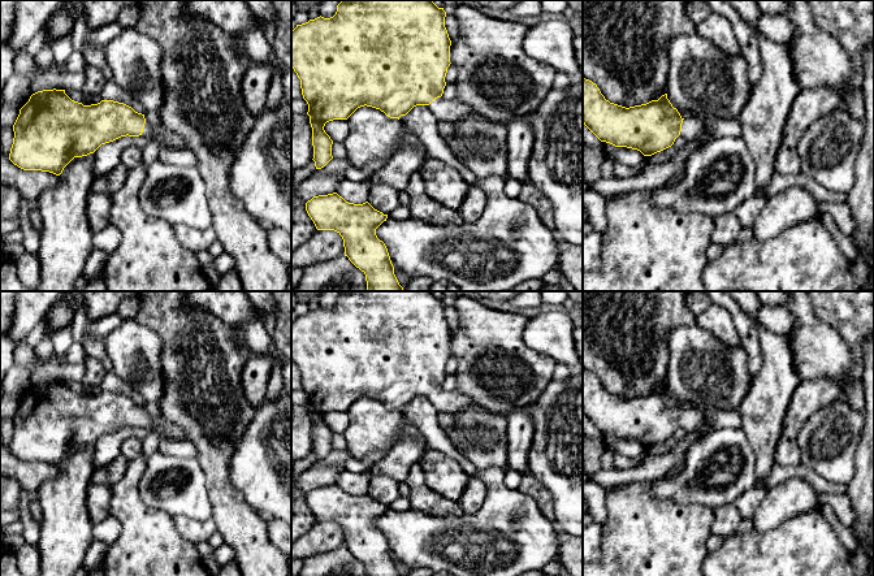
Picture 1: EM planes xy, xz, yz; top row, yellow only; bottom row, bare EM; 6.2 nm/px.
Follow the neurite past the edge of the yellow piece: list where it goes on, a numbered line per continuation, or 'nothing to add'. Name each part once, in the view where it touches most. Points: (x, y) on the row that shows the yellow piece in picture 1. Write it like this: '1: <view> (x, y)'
1: yz (691, 126)

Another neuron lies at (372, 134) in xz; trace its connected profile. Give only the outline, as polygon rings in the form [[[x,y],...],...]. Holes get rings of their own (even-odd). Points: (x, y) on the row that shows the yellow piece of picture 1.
[[[367,105],[358,108],[347,122],[350,133],[342,143],[350,165],[355,168],[389,157],[403,127],[401,120],[390,118],[380,109]]]

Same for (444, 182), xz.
[[[425,157],[417,172],[425,183],[425,192],[438,204],[458,209],[470,187],[459,166],[434,157]]]

